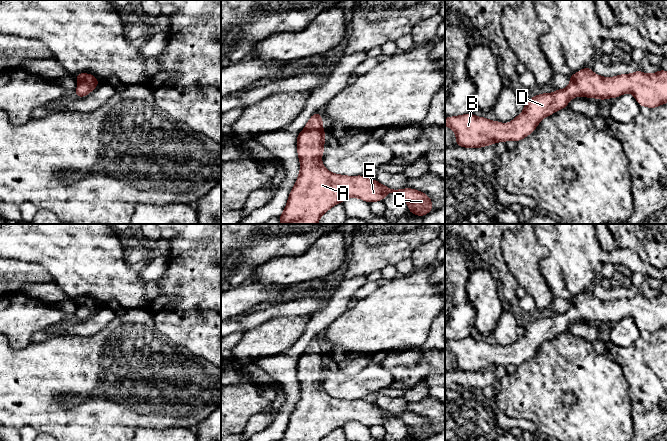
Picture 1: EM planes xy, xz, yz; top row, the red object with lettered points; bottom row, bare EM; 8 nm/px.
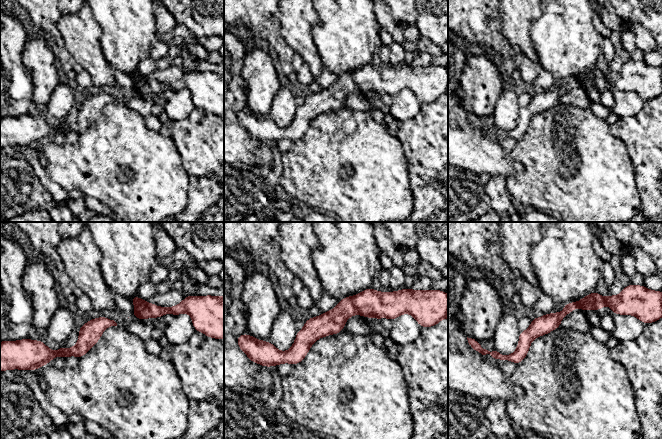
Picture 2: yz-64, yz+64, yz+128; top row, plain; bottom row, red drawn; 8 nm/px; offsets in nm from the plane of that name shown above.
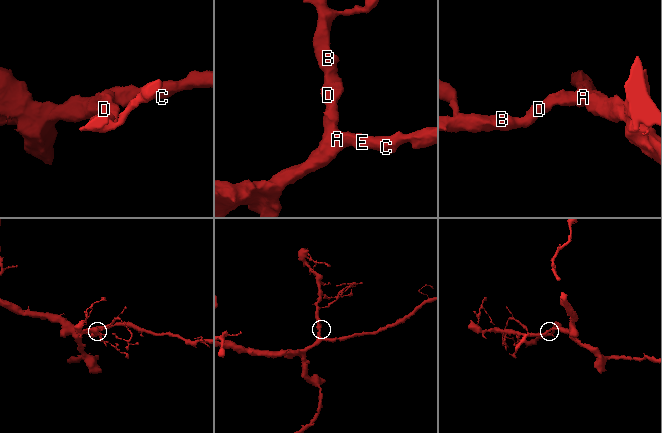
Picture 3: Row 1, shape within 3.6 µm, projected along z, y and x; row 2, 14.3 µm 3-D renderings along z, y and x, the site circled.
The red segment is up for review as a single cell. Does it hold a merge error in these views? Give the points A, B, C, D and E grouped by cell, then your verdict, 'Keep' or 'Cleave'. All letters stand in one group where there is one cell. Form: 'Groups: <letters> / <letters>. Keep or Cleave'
Groups: A B C D E. Keep

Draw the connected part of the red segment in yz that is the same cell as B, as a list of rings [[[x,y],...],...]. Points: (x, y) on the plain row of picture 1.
[[[585,291],[572,300],[568,300],[570,308],[567,312],[557,313],[553,317],[542,317],[533,320],[524,327],[524,334],[512,345],[503,348],[500,345],[491,345],[484,340],[476,341],[471,336],[445,342],[445,350],[451,352],[456,359],[457,371],[482,372],[500,365],[519,366],[532,358],[541,344],[554,338],[556,335],[567,332],[568,326],[575,321],[597,322],[606,324],[617,322],[625,317],[632,317],[640,331],[657,332],[667,327],[667,295],[660,293],[656,297],[646,298],[637,294],[631,298],[620,298],[614,301],[602,301],[594,297],[590,291]]]

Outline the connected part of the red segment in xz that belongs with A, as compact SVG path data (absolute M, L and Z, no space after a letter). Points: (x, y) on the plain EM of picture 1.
M315 336L307 345L304 353L297 358L297 379L300 385L300 396L296 407L289 417L283 437L279 441L322 441L328 434L348 422L359 422L367 427L383 425L388 417L396 417L403 421L410 437L423 441L433 435L432 424L426 418L413 412L394 414L377 404L364 399L348 400L332 397L322 387L325 374L326 357L323 354L320 336Z

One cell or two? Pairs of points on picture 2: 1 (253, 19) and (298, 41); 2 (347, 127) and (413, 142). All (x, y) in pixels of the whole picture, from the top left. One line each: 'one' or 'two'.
1: two
2: two

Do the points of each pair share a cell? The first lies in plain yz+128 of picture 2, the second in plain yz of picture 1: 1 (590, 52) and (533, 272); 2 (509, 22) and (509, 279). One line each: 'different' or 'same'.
1: different
2: different

